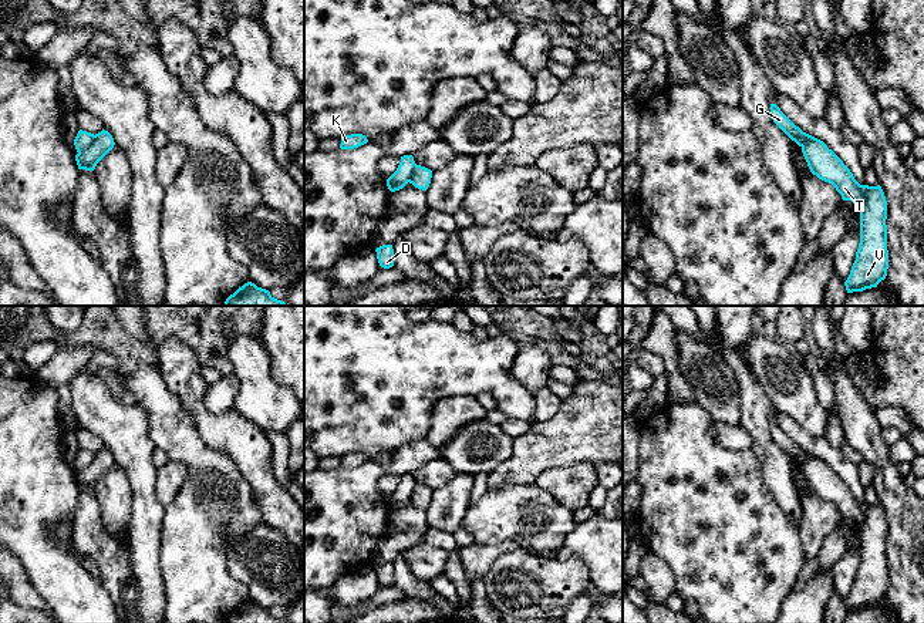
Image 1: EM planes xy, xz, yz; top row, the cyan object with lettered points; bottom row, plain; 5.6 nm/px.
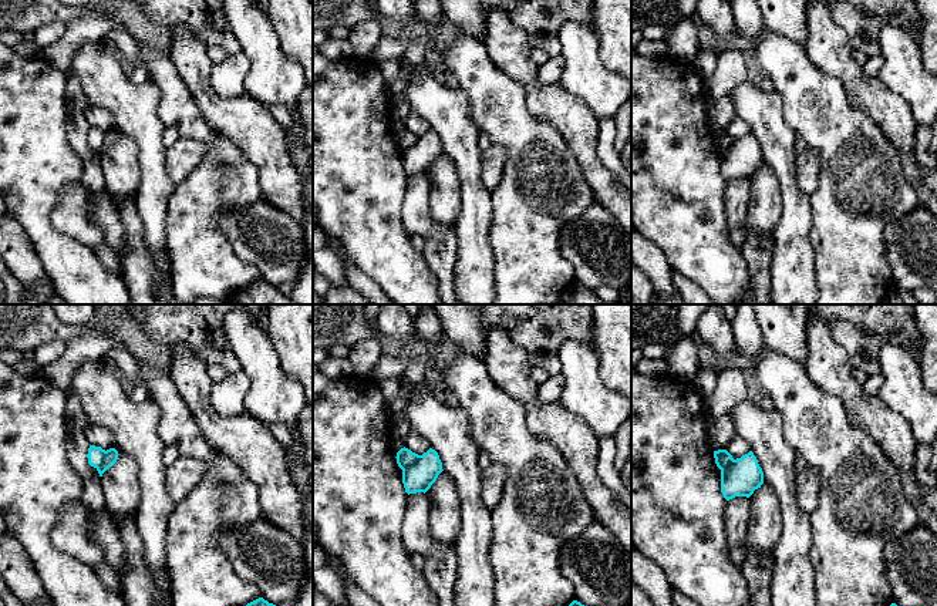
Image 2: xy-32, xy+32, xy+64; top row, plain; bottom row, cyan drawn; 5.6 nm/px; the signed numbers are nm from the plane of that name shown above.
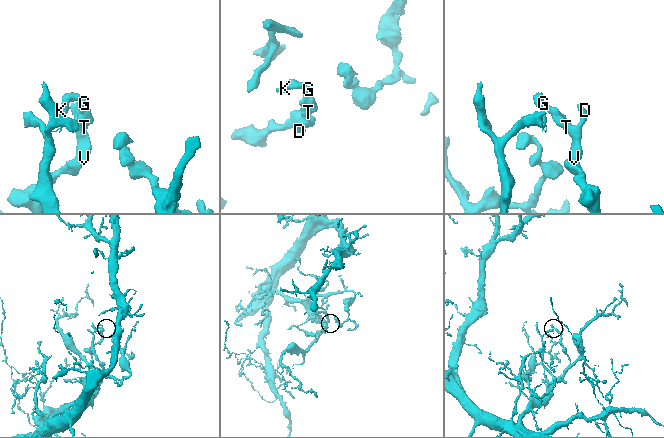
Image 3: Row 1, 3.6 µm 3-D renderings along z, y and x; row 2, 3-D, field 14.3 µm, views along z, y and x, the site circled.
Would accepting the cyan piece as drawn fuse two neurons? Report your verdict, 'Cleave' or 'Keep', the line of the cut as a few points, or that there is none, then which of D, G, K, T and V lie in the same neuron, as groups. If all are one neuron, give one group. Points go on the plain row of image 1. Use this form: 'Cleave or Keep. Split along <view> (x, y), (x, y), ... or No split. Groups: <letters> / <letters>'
Cleave. Split along xy (95, 454), (78, 471). Groups: D T V / G K

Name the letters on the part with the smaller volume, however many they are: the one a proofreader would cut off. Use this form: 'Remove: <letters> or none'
Remove: G, K

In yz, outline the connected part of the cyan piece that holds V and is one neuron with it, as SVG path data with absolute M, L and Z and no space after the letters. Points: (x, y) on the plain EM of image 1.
M812 454L802 465L802 471L810 491L832 502L842 518L852 519L860 531L860 562L844 600L847 612L877 606L888 587L887 519L881 505L860 504L843 479Z

